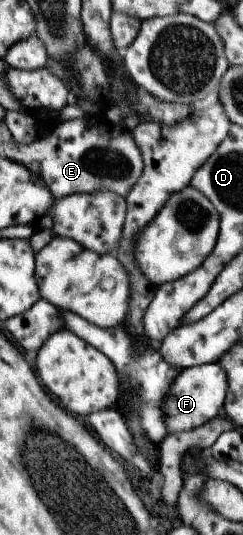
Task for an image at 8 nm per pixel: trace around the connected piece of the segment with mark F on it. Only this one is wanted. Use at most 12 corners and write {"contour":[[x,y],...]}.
{"contour":[[217,362],[180,370],[161,404],[167,432],[218,416],[227,376]]}

